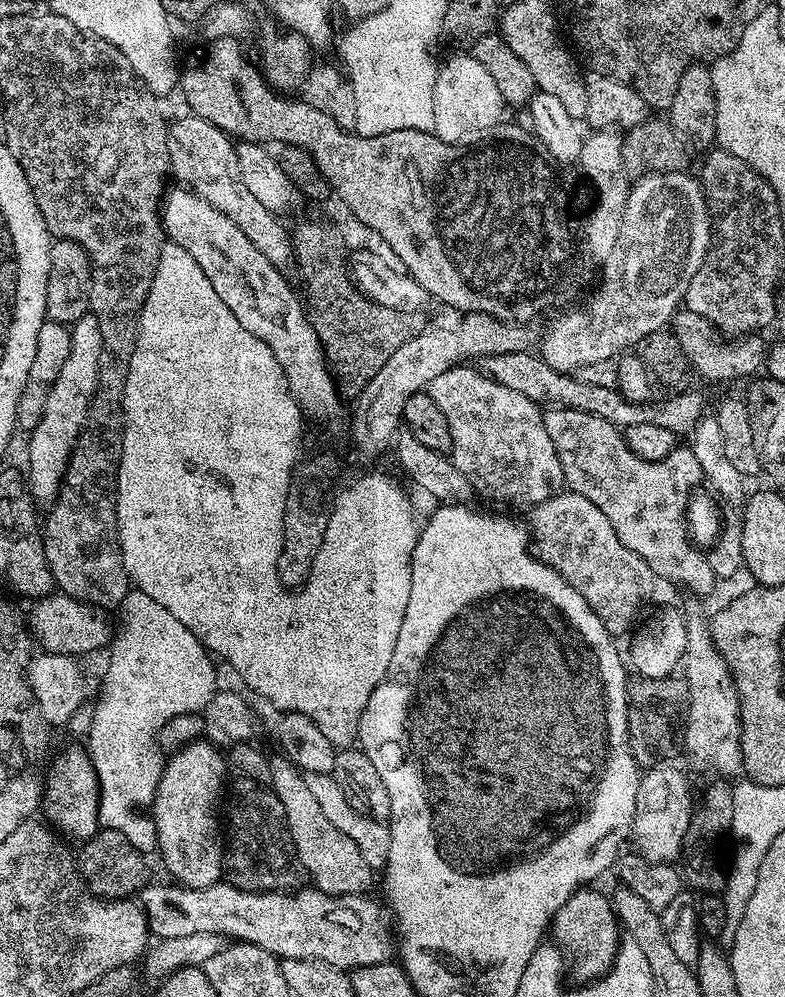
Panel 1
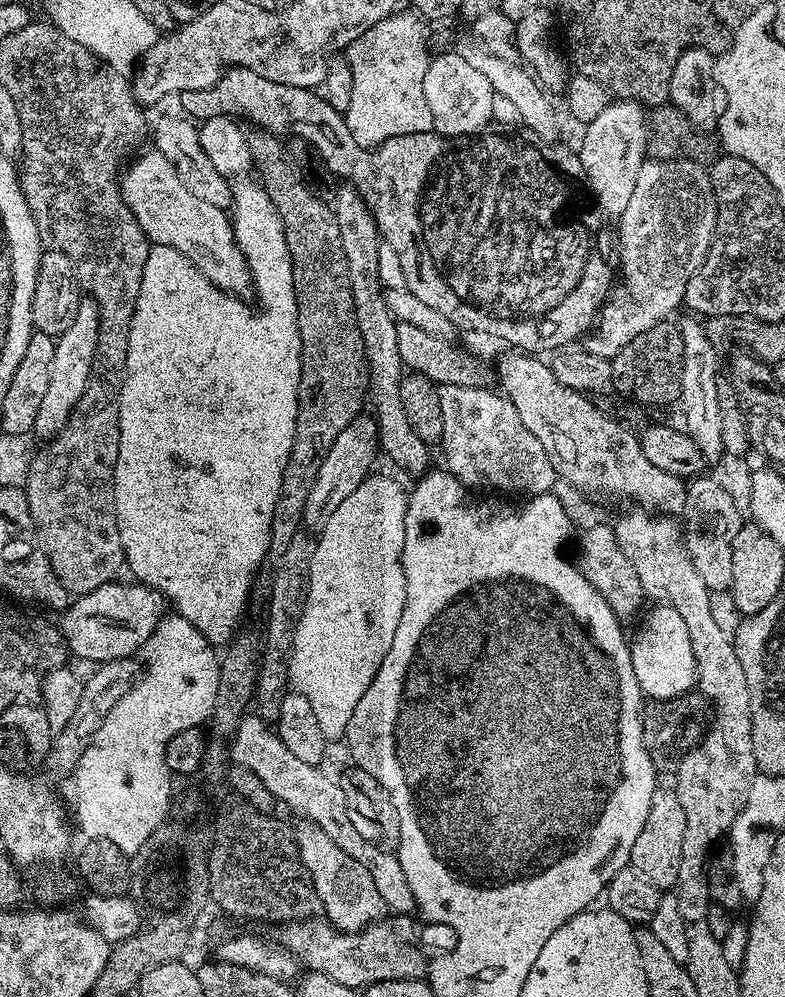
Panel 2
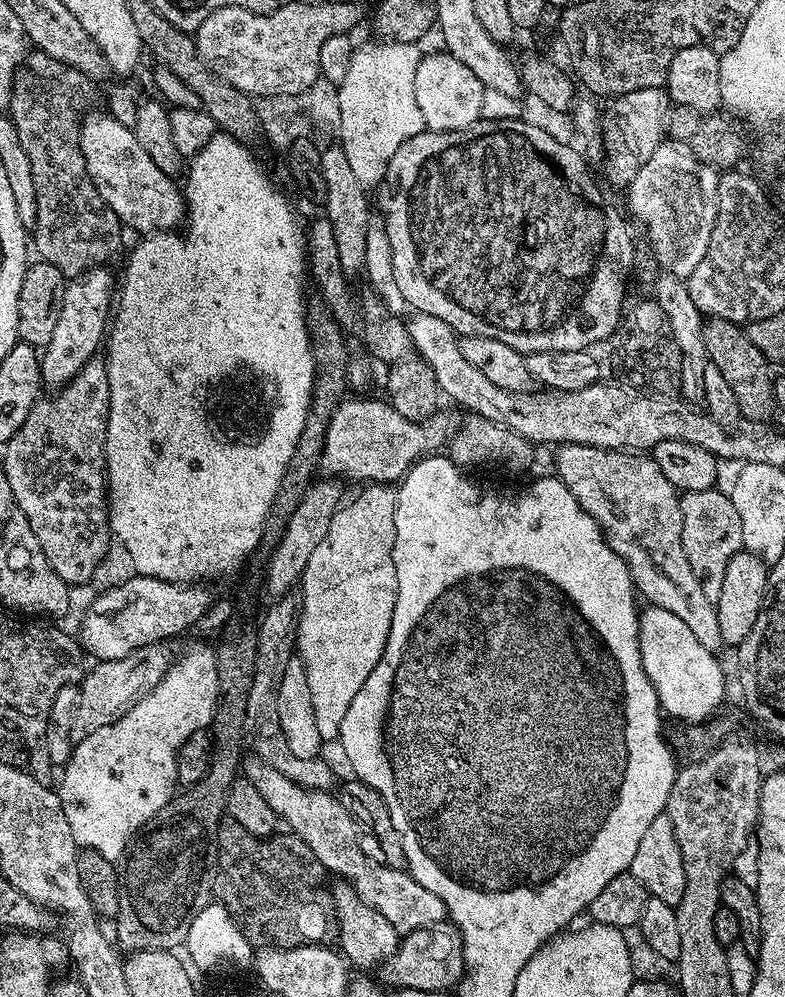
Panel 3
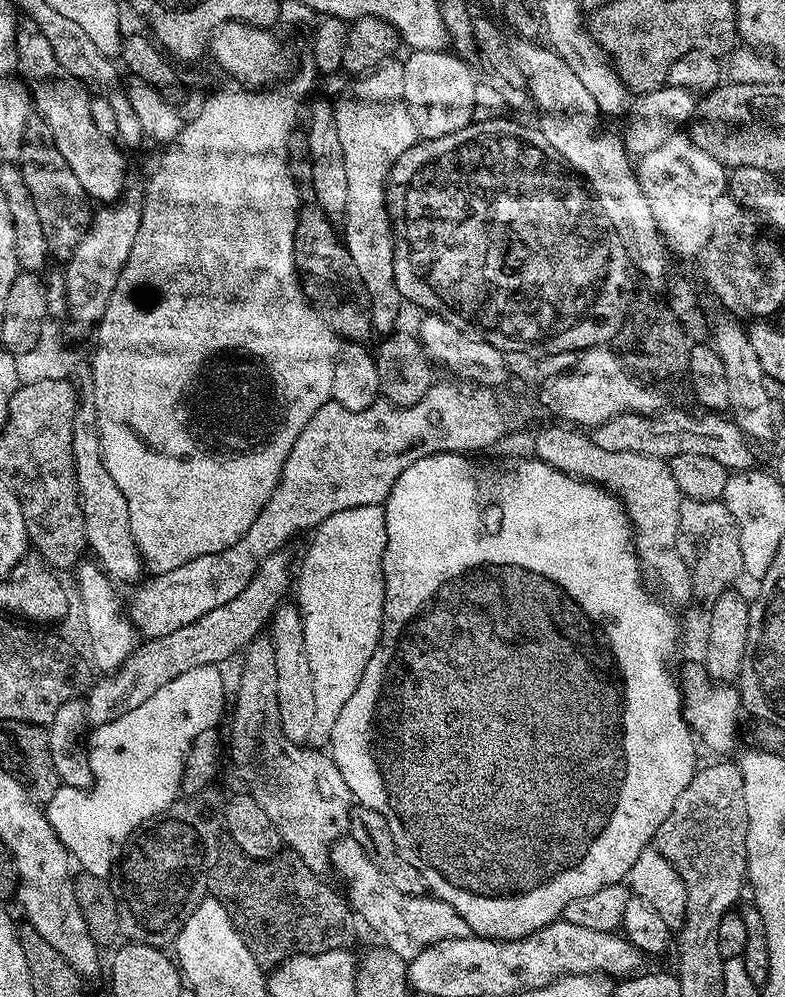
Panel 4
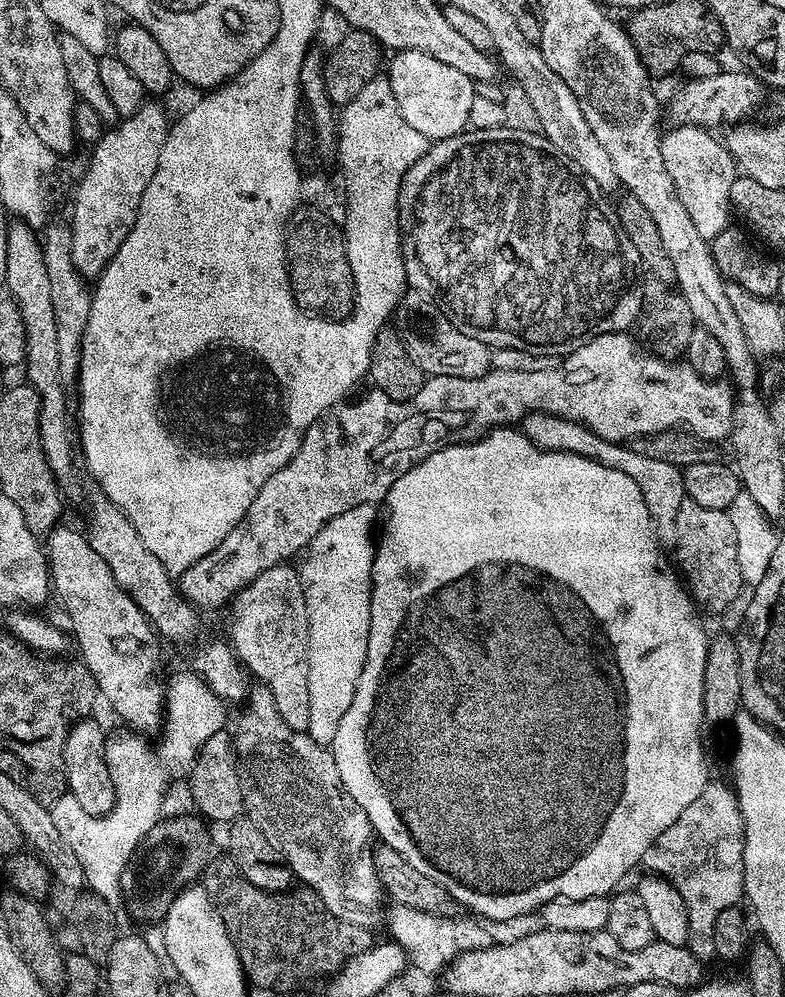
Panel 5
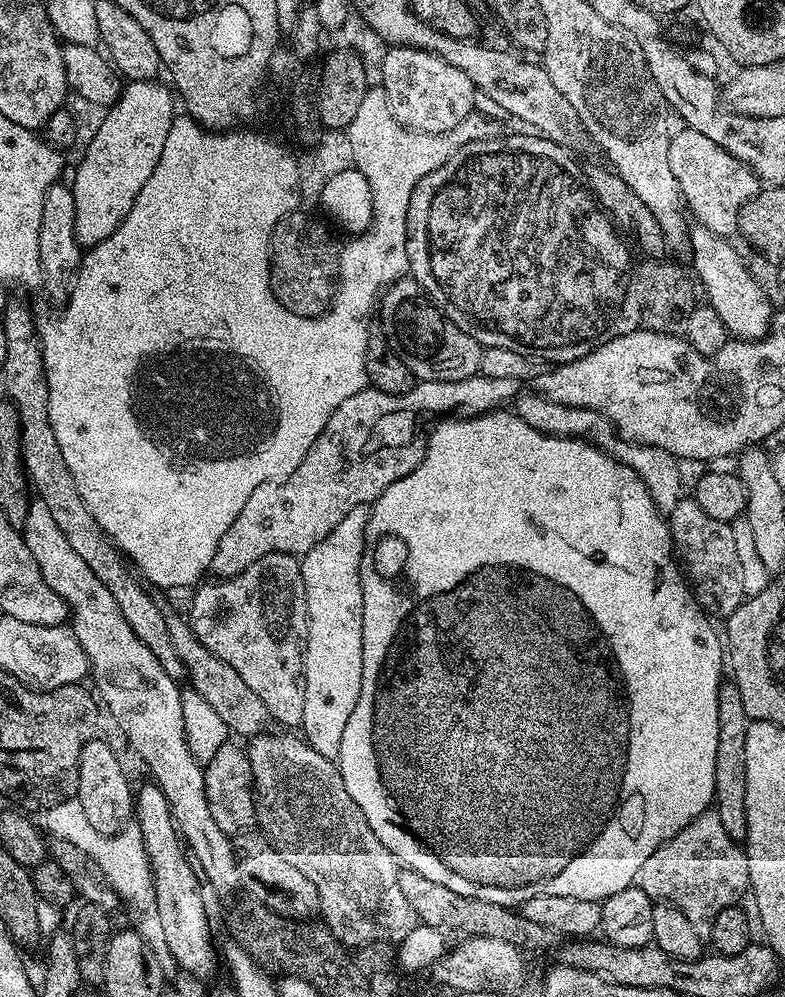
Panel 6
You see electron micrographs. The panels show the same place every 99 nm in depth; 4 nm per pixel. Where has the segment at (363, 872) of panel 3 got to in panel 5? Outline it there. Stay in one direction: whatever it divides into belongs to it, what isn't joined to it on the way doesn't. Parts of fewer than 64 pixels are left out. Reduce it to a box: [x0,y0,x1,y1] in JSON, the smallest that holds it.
[388,906,494,973]

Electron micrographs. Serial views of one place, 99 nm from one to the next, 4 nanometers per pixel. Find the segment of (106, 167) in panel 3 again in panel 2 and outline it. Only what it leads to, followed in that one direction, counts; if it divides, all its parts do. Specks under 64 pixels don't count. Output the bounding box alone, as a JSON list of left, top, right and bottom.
[118,150,252,298]

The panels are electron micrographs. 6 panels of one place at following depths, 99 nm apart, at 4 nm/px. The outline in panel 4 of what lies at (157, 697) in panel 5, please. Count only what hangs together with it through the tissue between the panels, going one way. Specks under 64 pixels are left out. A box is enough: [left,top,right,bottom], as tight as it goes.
[75,563,138,673]

